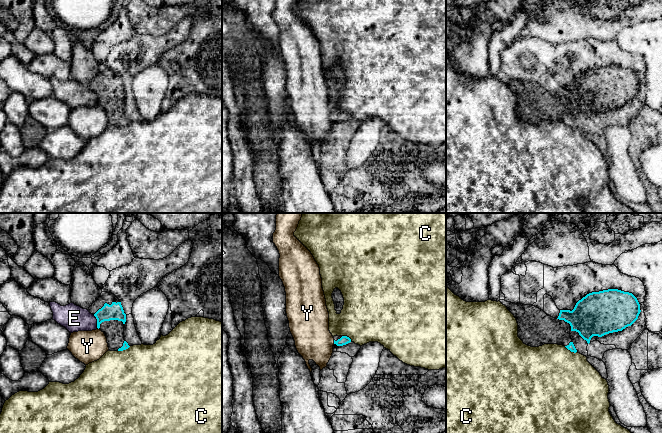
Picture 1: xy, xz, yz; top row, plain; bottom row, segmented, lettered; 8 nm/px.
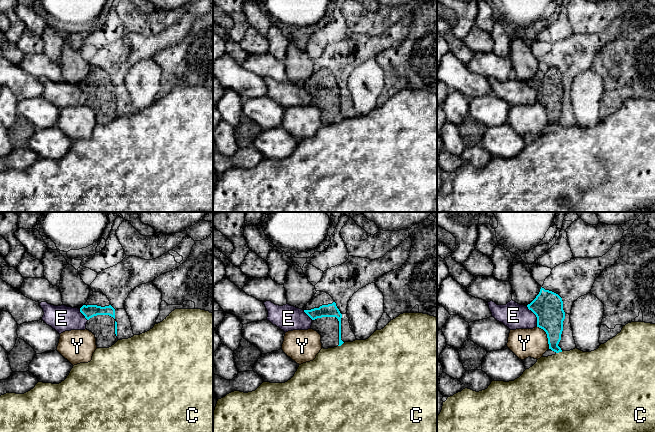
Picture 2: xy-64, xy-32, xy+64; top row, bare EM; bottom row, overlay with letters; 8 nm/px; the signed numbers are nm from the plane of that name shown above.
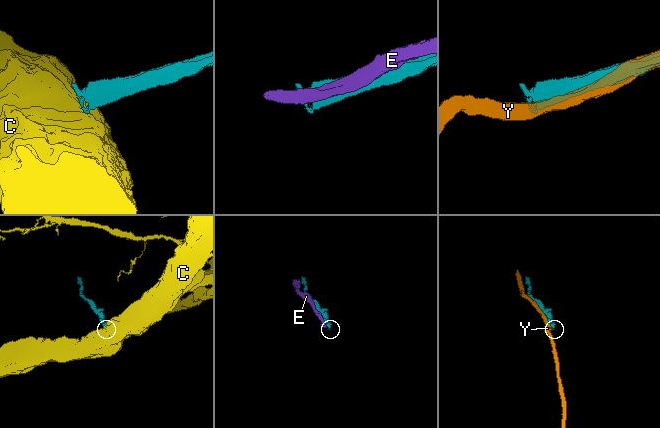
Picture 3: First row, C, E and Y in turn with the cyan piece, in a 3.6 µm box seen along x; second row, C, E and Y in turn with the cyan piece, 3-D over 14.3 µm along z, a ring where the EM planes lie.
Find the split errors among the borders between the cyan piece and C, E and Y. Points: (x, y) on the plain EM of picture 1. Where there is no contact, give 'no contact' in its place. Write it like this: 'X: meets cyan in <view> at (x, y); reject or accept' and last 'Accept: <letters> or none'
C: meets cyan in yz at (570, 126); reject
E: meets cyan in xy at (97, 97); reject
Y: meets cyan in xz at (334, 118); reject
Accept: none

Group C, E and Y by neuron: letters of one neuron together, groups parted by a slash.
C / E / Y

